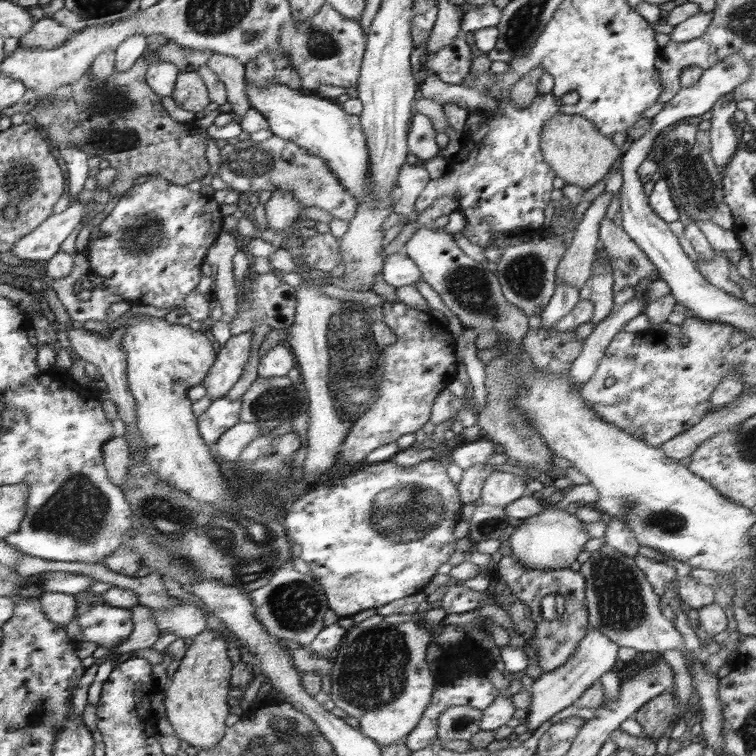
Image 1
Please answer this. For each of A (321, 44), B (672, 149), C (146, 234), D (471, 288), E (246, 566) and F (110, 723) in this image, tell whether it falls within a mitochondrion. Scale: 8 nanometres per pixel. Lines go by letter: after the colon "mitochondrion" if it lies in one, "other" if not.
A: mitochondrion
B: mitochondrion
C: mitochondrion
D: mitochondrion
E: mitochondrion
F: other

